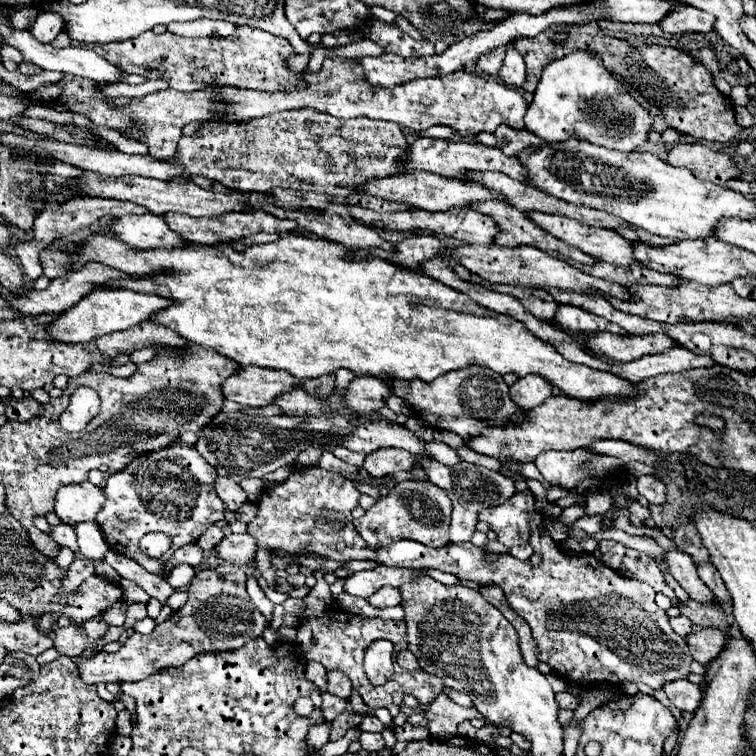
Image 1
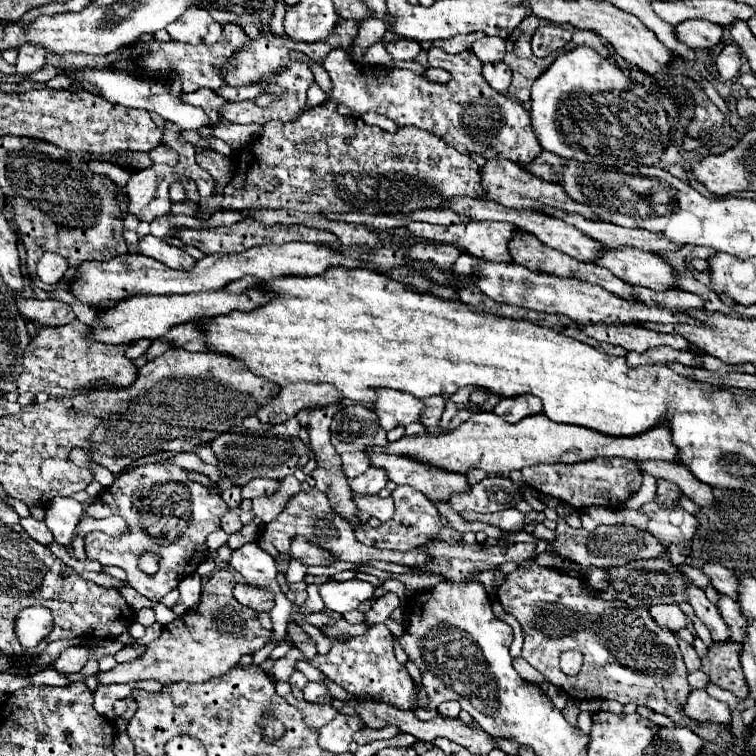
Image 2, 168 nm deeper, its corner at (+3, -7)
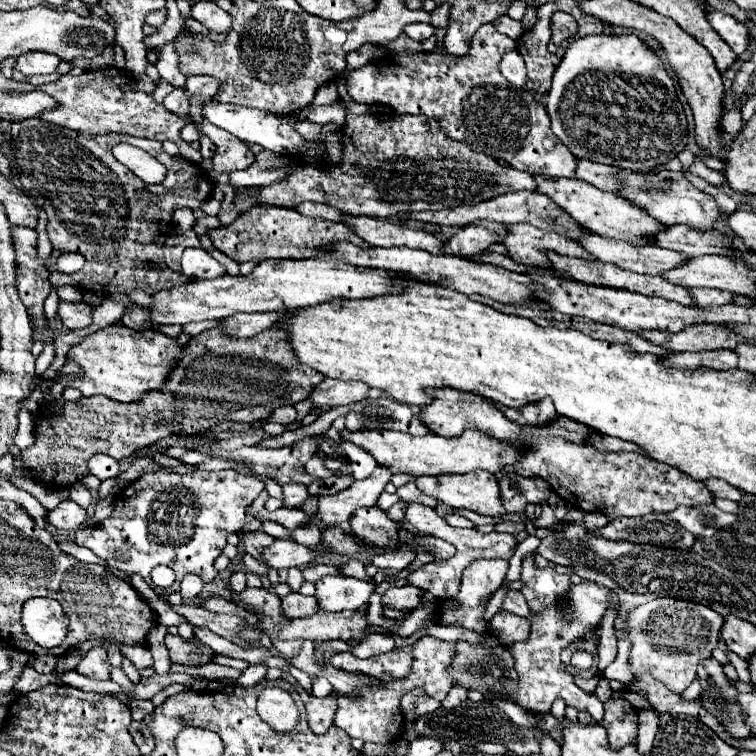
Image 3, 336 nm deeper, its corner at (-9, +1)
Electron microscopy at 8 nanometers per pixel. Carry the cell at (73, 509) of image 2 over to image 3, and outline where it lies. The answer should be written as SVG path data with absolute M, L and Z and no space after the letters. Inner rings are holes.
M64 499L56 509L52 509L48 513L48 521L52 527L56 529L64 529L64 531L76 531L84 525L88 517L88 511L84 507L80 507L78 503L74 503L72 499Z

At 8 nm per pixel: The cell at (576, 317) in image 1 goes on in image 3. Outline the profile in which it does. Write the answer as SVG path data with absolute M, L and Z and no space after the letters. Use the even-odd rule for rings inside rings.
M688 325L678 333L670 331L640 331L642 339L670 351L704 351L704 349L734 349L740 341L738 335L724 325Z

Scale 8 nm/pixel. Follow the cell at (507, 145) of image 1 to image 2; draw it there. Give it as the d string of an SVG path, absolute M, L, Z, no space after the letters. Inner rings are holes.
M542 151L530 165L528 171L544 181L550 183L562 183L562 171L564 171L566 159L560 159L558 155L552 155L550 151Z

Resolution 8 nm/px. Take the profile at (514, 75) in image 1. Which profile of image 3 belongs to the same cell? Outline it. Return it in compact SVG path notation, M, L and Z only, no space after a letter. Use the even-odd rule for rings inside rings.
M508 51L502 61L500 61L500 73L514 85L514 87L524 87L526 83L526 67L524 59L518 51Z

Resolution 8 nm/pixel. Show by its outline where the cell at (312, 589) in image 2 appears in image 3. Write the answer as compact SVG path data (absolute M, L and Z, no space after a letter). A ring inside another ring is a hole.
M290 593L282 597L282 609L290 617L308 617L320 611L320 603L316 597L304 597L300 593Z

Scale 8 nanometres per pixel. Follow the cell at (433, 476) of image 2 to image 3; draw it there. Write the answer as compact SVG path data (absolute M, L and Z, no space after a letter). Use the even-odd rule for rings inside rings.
M472 471L468 475L410 475L410 479L416 483L416 487L430 495L436 497L438 501L446 503L448 507L454 509L470 509L482 515L504 515L504 507L500 503L500 495L498 495L498 483L494 479L492 473L488 471Z

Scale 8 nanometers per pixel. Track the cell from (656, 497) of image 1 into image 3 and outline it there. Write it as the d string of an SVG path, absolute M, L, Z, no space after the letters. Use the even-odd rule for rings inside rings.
M680 505L674 511L666 513L666 517L676 521L686 531L690 531L694 537L712 537L718 529L730 527L736 521L736 515L724 513L716 505L700 505L700 507Z

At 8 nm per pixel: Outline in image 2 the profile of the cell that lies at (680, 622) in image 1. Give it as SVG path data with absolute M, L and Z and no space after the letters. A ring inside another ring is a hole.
M680 639L678 643L680 643L682 659L684 659L684 663L686 663L686 669L688 669L688 673L692 673L692 671L698 671L698 669L700 669L700 659L698 659L698 655L696 655L694 647L690 647L690 645L688 645L684 639Z

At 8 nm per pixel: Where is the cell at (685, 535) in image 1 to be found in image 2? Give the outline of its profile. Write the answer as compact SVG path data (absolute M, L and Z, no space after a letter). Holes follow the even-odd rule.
M706 563L702 571L710 577L710 581L714 583L714 587L716 587L722 595L732 595L732 597L736 599L736 591L738 591L740 583L738 583L738 577L736 577L732 571L724 569L724 567L718 565L718 563Z

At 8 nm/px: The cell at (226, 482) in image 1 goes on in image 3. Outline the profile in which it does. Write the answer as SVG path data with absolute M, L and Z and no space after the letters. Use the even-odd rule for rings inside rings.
M240 531L240 539L244 545L244 551L248 551L250 555L254 555L256 559L260 559L260 547L266 547L268 543L274 541L272 535L260 531Z

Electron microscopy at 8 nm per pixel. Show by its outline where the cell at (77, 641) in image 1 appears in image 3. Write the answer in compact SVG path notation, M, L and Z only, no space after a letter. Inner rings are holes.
M102 647L90 649L78 663L76 671L80 675L92 677L92 679L108 679L110 677L110 661L106 657L106 651Z

